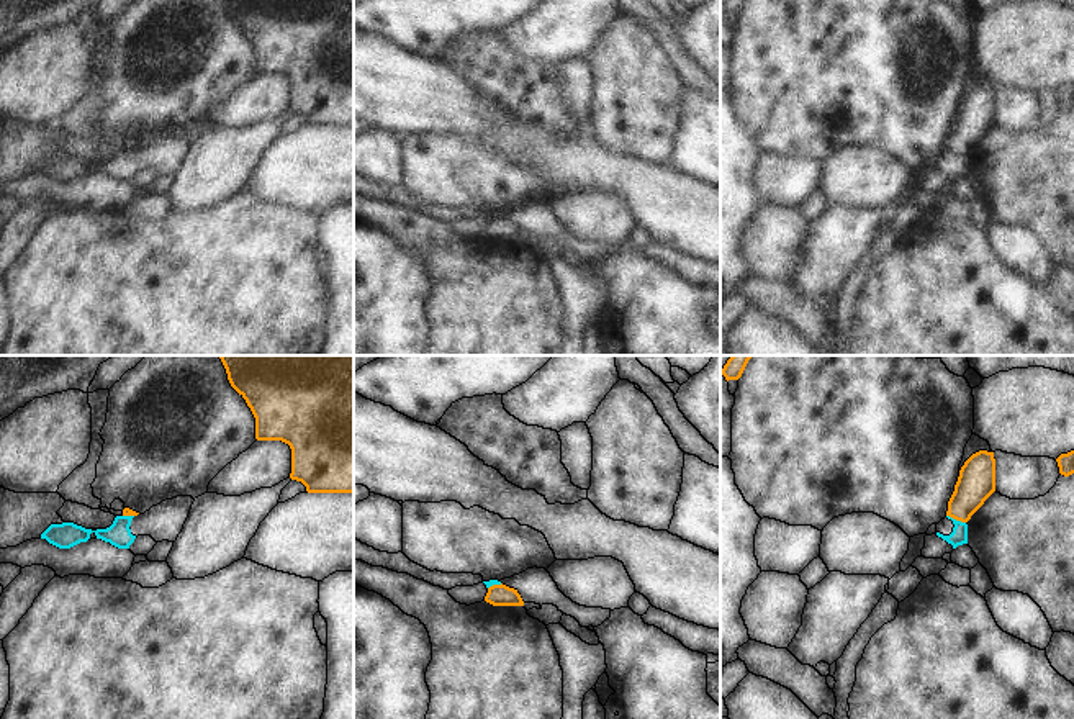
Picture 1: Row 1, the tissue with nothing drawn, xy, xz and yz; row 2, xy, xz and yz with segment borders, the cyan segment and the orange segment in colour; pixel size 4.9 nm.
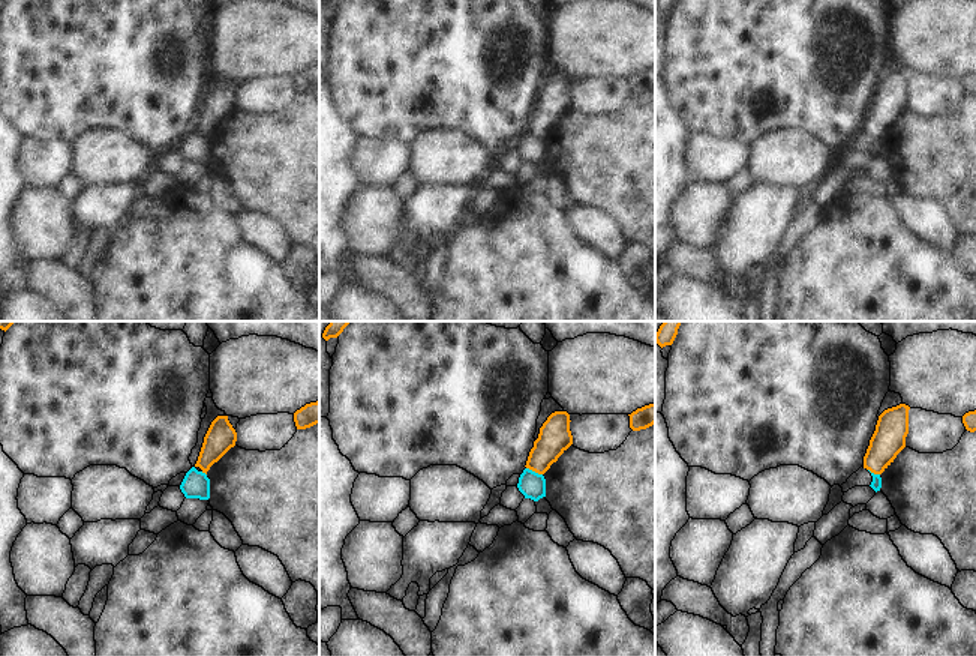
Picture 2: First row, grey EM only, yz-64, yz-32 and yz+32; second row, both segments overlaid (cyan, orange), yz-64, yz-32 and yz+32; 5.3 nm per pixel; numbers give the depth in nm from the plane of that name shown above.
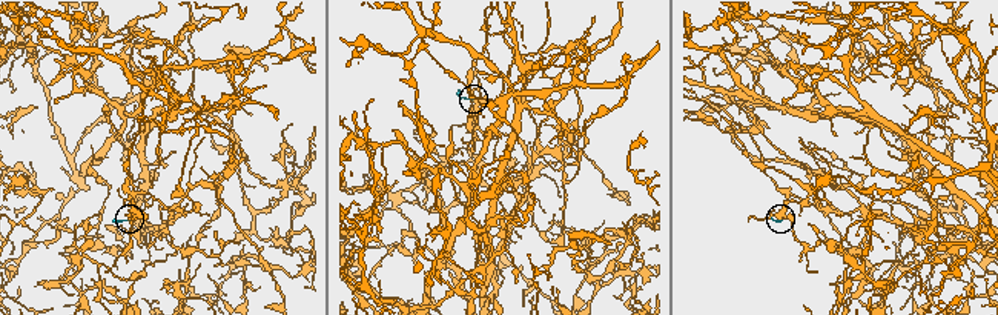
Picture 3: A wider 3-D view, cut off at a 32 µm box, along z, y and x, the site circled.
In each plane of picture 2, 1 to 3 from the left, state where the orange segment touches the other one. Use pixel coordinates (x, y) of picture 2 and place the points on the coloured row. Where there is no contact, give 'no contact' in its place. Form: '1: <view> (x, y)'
1: yz-64 (204, 473)
2: yz-32 (534, 472)
3: yz+32 (873, 473)

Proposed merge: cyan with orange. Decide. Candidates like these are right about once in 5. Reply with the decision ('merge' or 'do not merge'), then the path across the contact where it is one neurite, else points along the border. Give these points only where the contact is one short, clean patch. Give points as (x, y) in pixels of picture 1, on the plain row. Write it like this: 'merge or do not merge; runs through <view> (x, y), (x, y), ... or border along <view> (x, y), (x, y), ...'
do not merge; border along yz (947, 148), (965, 156)

